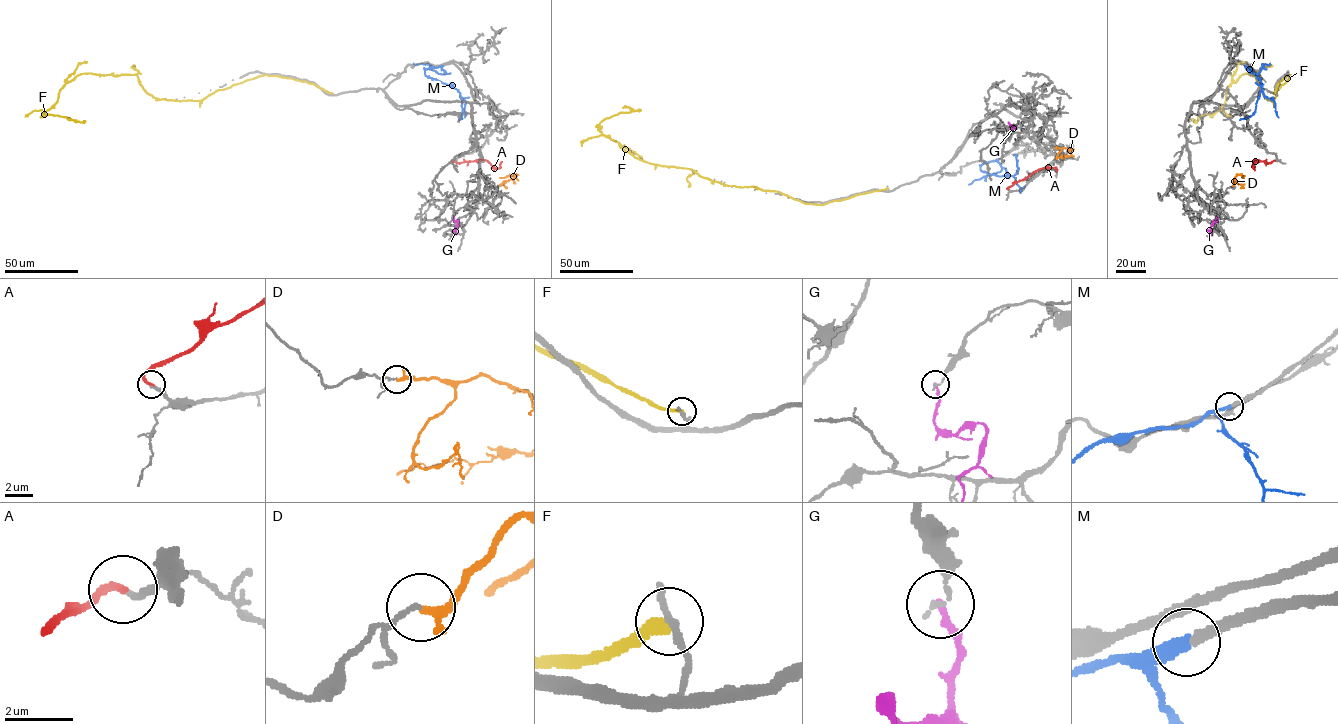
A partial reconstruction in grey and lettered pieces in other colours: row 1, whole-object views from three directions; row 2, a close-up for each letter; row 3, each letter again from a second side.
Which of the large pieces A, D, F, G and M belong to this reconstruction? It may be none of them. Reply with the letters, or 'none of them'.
A, M

